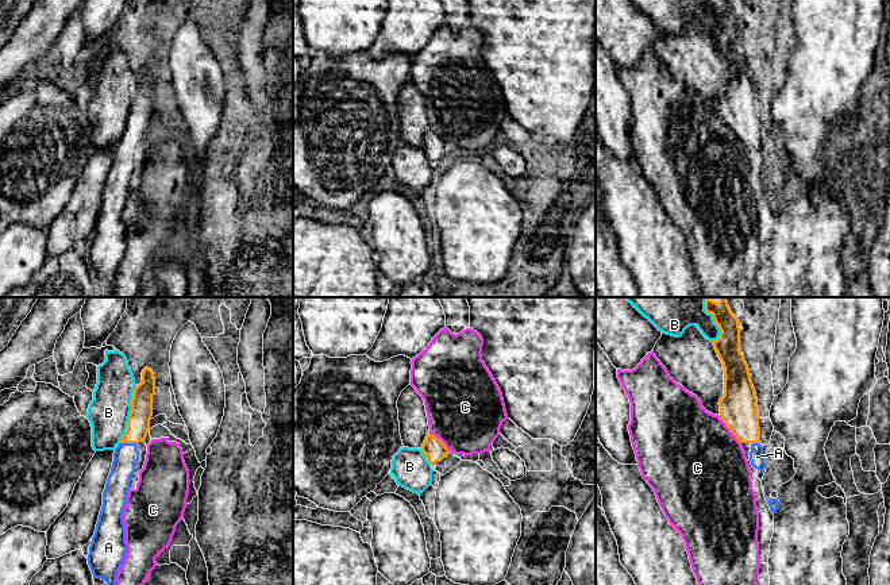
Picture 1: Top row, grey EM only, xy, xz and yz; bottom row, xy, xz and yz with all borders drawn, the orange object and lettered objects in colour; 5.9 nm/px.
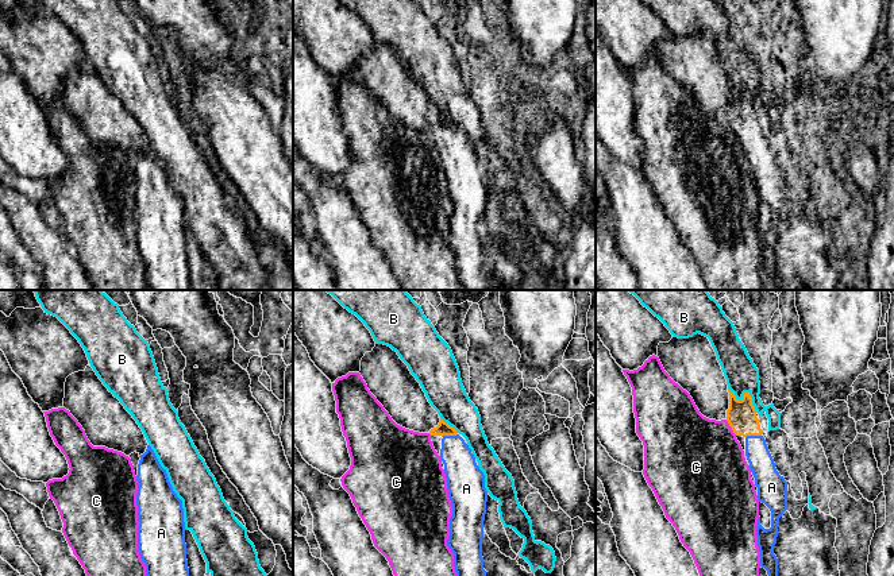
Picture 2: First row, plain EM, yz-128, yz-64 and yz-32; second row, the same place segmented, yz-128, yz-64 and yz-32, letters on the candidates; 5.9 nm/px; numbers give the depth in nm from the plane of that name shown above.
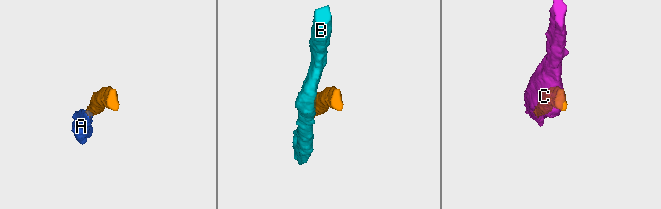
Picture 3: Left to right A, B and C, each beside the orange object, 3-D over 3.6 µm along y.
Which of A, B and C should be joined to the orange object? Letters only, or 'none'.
A

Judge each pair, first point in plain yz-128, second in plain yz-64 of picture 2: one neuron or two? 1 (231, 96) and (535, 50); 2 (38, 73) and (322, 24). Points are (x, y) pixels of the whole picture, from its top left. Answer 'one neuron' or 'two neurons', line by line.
1: two neurons
2: one neuron

